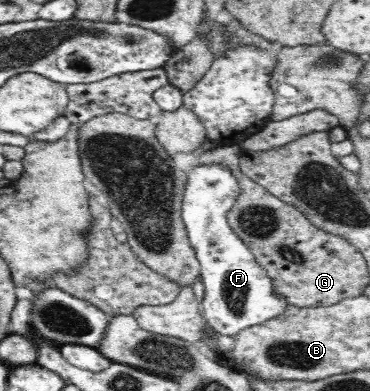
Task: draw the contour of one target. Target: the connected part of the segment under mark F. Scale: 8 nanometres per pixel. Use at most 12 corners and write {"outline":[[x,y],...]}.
{"outline":[[187,175],[182,220],[208,327],[234,338],[293,312],[227,223],[240,181]]}

